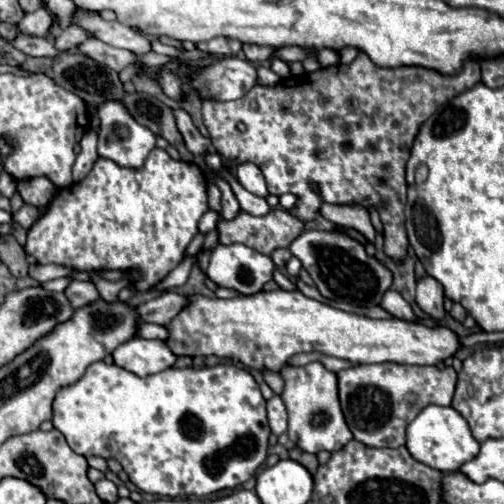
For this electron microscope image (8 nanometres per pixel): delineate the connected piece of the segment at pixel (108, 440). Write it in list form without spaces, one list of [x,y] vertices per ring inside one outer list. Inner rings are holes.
[[[95,362],[77,384],[57,392],[53,426],[65,436],[73,452],[85,458],[115,458],[139,490],[169,498],[205,496],[221,488],[241,486],[267,458],[267,440],[271,434],[265,398],[255,378],[235,364],[183,370],[167,368],[153,376],[139,378],[115,364]]]

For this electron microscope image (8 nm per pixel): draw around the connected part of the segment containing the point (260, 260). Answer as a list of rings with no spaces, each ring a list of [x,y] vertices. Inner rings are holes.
[[[215,246],[209,258],[207,276],[223,288],[231,288],[243,296],[253,296],[265,290],[265,284],[273,280],[275,264],[269,256],[243,246]]]

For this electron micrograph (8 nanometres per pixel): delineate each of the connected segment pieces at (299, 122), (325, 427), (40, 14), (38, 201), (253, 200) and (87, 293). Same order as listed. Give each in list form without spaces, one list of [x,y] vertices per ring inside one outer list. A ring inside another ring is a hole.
[[[363,52],[349,66],[335,64],[321,68],[311,74],[291,76],[281,80],[277,86],[251,88],[243,98],[233,102],[203,100],[203,120],[209,130],[211,142],[217,152],[241,164],[245,160],[257,164],[267,180],[271,194],[281,196],[285,192],[297,196],[297,204],[289,210],[303,222],[315,220],[323,202],[331,204],[375,204],[383,222],[385,246],[389,246],[389,258],[399,260],[407,254],[407,232],[405,232],[405,202],[407,182],[405,164],[411,154],[411,146],[421,124],[443,104],[473,88],[481,82],[481,66],[477,60],[467,60],[457,76],[443,76],[435,70],[407,66],[407,68],[379,68]],[[245,124],[245,132],[239,128]],[[317,184],[317,190],[311,188]]]
[[[311,362],[301,368],[289,368],[285,366],[281,370],[285,378],[283,388],[283,402],[289,412],[289,438],[305,452],[317,454],[321,450],[337,452],[341,450],[349,440],[353,440],[351,430],[347,428],[347,422],[343,418],[339,398],[337,398],[337,376],[329,372],[321,362]]]
[[[37,10],[37,12],[31,12],[31,14],[25,14],[23,20],[17,24],[21,32],[29,34],[29,36],[47,36],[47,30],[49,26],[53,24],[51,20],[51,14],[47,10]]]
[[[29,178],[17,182],[17,192],[31,206],[47,206],[55,198],[57,188],[49,178]]]
[[[249,192],[249,202],[243,202],[241,208],[247,210],[247,212],[253,212],[255,216],[263,216],[265,212],[271,210],[263,196],[257,196],[257,194],[251,194],[251,192]]]
[[[73,280],[67,288],[65,294],[69,296],[73,308],[83,308],[87,304],[93,304],[97,300],[101,300],[97,288],[91,282],[81,282],[81,280]]]

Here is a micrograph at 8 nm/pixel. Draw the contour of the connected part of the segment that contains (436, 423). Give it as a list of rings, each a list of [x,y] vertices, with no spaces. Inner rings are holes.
[[[429,404],[421,410],[421,414],[407,426],[407,450],[411,456],[435,470],[441,472],[455,472],[465,462],[473,460],[479,452],[479,442],[471,436],[467,422],[461,418],[457,410],[451,406],[437,406]]]

